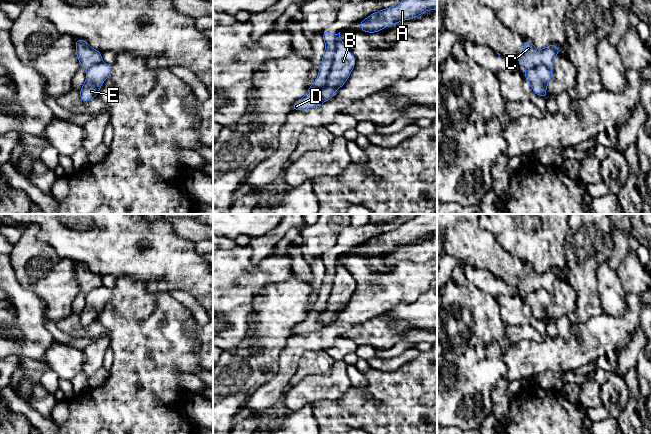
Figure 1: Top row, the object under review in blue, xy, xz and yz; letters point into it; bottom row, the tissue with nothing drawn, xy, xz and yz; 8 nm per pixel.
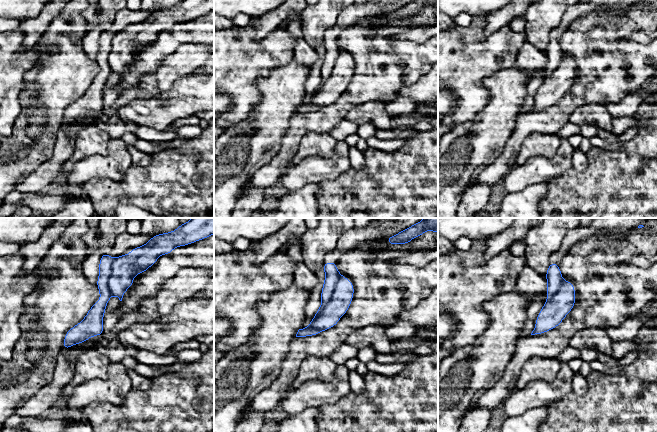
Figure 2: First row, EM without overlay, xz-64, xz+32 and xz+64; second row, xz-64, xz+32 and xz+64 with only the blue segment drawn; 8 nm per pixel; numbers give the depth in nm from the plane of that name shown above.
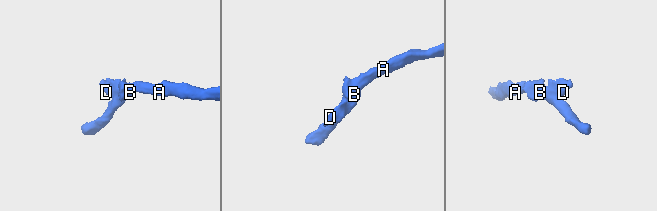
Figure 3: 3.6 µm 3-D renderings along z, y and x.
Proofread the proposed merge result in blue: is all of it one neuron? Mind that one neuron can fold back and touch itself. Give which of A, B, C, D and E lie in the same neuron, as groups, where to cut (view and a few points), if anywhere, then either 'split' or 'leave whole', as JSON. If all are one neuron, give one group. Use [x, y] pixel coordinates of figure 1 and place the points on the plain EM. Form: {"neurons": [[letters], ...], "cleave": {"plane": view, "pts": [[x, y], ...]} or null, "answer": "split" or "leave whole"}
{"neurons": [["A", "B", "E"], ["C", "D"]], "cleave": {"plane": "xz", "pts": [[337, 259], [337, 271], [331, 294], [318, 318], [324, 325]]}, "answer": "split"}

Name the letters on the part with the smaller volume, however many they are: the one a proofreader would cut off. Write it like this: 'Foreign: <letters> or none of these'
Foreign: C, D

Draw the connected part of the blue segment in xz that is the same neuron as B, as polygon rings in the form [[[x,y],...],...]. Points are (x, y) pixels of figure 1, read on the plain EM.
[[[339,256],[331,295],[326,308],[320,313],[318,321],[324,325],[331,324],[335,320],[336,314],[340,313],[348,304],[355,287],[354,279],[347,274],[346,268],[341,265]]]

